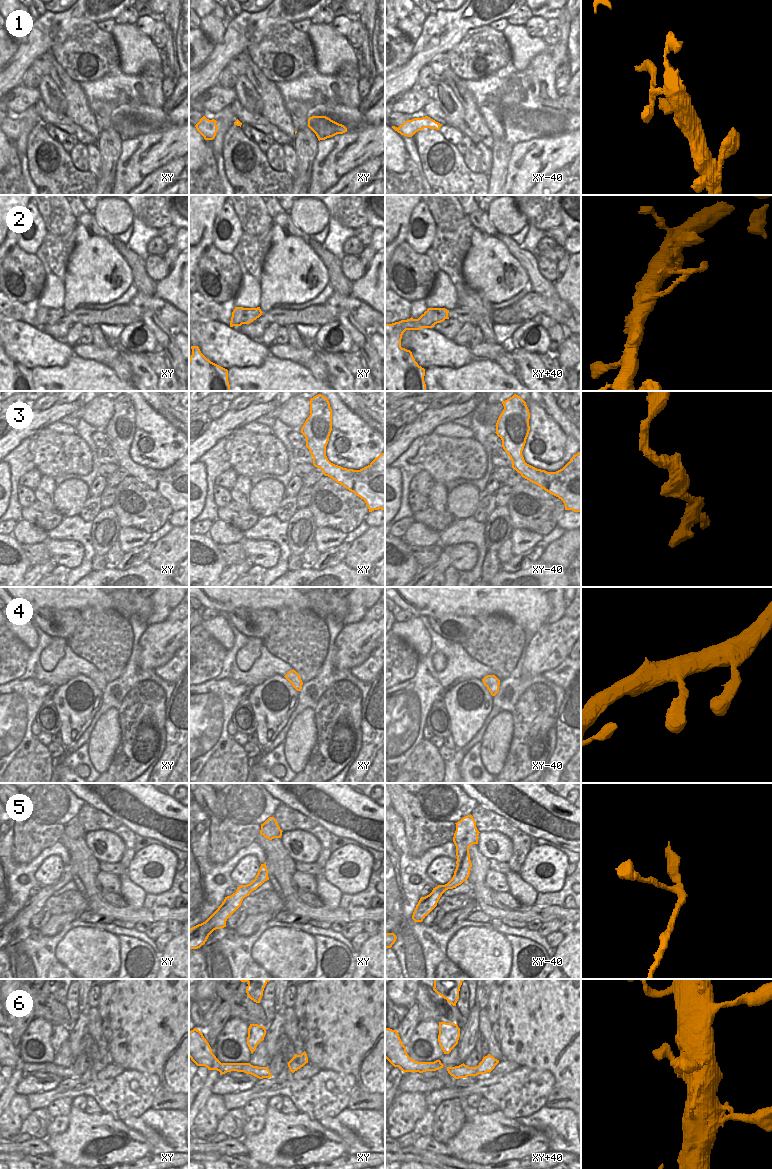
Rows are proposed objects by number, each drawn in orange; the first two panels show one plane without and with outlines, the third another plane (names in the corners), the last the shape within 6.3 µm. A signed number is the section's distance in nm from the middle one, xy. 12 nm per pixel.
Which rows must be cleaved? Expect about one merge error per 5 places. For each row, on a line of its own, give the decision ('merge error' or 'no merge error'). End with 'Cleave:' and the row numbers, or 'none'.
1: no merge error
2: merge error
3: no merge error
4: no merge error
5: no merge error
6: no merge error
Cleave: 2

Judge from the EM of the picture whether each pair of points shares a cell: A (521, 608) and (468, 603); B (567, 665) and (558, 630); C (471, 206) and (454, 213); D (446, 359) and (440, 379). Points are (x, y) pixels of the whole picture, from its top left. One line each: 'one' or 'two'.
A: one
B: two
C: two
D: two

